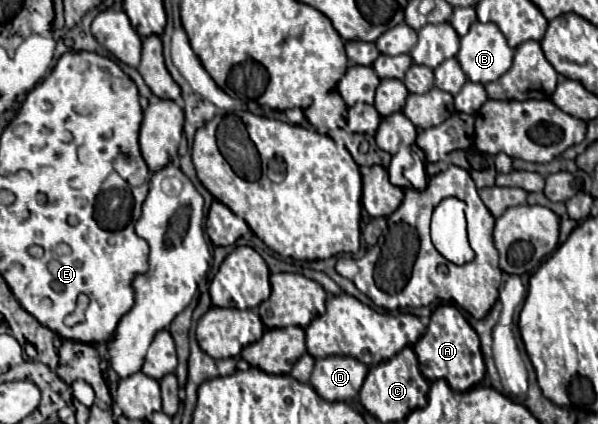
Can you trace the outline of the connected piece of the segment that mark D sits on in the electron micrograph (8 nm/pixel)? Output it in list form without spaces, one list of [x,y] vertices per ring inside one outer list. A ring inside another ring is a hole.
[[[325,357],[315,359],[311,373],[311,387],[325,401],[351,401],[367,375],[367,367],[353,357]]]

